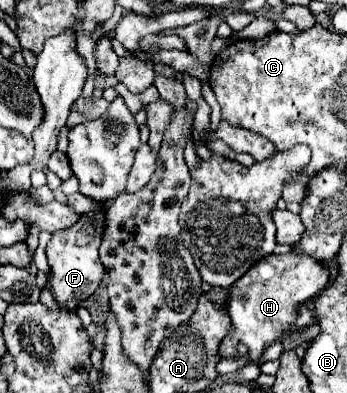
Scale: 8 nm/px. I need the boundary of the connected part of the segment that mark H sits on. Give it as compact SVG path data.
M297 252L289 254L271 254L265 260L259 260L249 268L237 284L231 286L231 300L229 300L229 316L231 316L231 330L229 336L221 342L221 358L239 358L237 352L239 344L247 346L247 360L251 364L259 362L265 348L269 348L277 338L281 338L291 324L297 320L297 308L317 296L321 288L329 286L331 282L331 268L329 264L321 264L321 260L313 260L313 256L301 256Z

